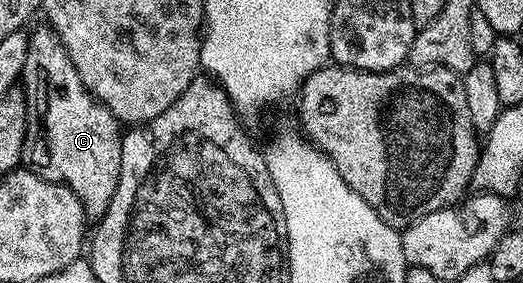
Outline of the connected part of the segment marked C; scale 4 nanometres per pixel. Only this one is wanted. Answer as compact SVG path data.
M41 25L29 32L28 55L24 57L21 86L26 97L25 162L29 170L49 183L65 183L82 203L87 220L97 221L108 209L120 181L120 149L123 132L114 114L99 103L80 81L76 67L68 57L58 35L49 25Z

